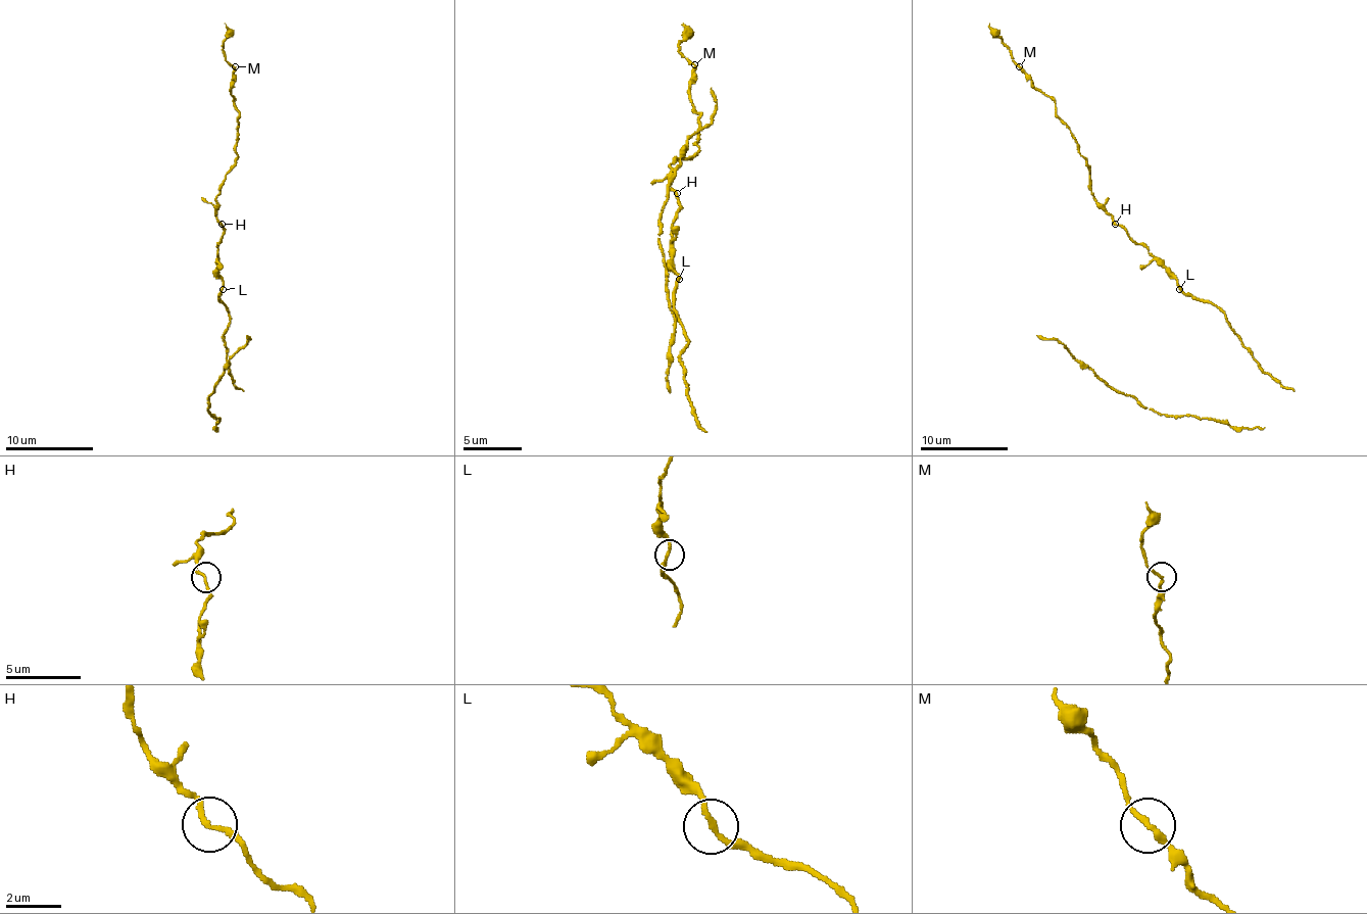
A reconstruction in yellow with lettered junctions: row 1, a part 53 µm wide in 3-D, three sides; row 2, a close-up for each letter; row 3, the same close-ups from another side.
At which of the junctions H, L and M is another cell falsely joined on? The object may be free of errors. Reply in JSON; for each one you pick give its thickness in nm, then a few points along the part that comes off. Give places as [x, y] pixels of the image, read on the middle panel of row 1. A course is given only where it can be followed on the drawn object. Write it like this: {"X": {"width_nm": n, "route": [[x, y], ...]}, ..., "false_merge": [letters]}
{"false_merge": []}

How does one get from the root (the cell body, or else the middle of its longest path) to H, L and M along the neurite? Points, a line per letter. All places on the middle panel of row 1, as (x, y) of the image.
H: (688, 343), (685, 328), (673, 307), (673, 287), (679, 279), (673, 270), (673, 217), (679, 211), (676, 194)
L: (688, 343), (685, 328), (673, 307), (673, 287), (679, 279)
M: (688, 343), (673, 307), (679, 196), (671, 188), (671, 164), (696, 150), (694, 64)

